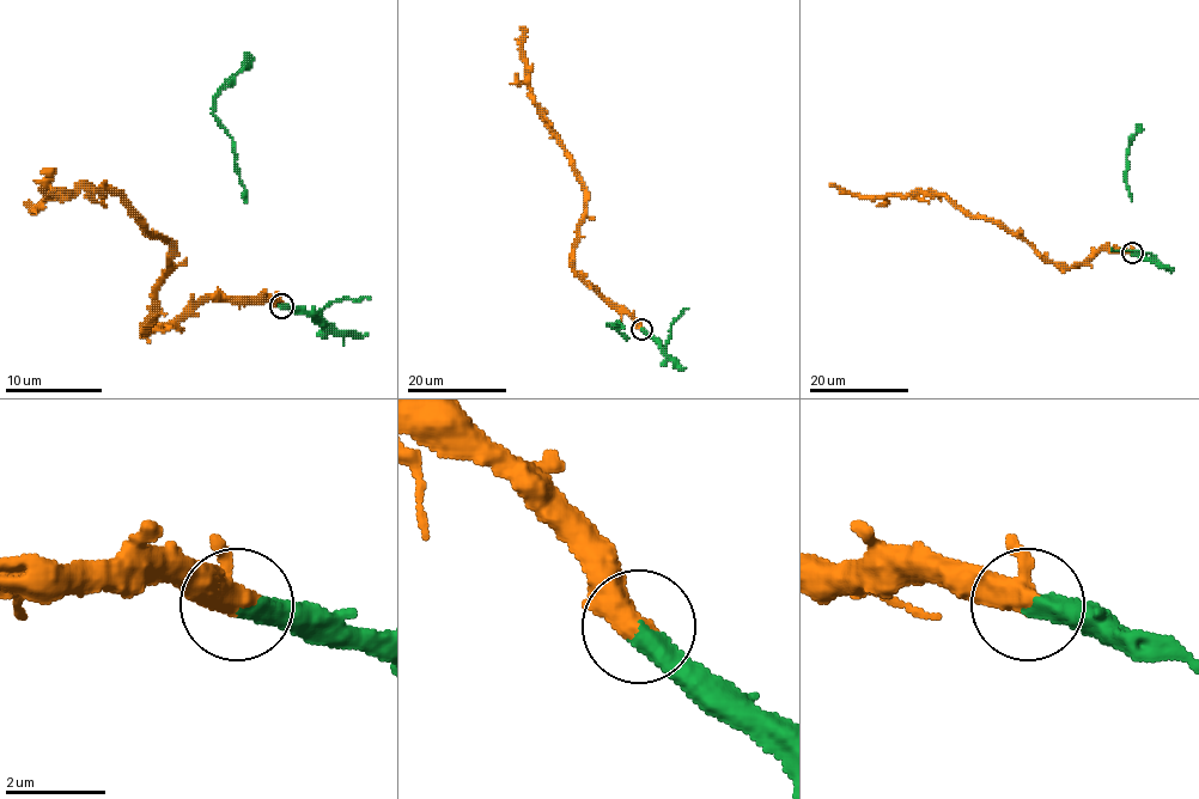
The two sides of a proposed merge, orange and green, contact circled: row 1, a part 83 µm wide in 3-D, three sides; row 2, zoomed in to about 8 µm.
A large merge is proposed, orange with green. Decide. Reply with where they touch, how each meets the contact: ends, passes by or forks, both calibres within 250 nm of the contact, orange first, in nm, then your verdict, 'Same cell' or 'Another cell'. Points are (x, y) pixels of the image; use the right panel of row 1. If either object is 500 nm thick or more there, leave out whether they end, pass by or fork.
Place: (1132, 252). At the ring orange passes by. At the ring green ends. Thickness 420 nm (orange) against 480 nm. Same cell

